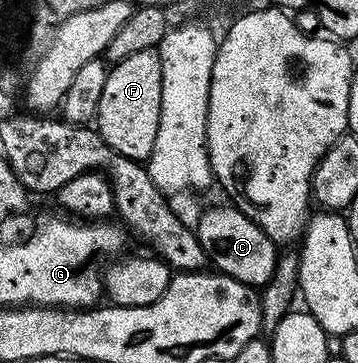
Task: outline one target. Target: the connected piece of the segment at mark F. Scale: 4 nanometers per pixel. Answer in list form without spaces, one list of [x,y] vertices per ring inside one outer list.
[[[157,49],[136,52],[136,56],[128,56],[128,60],[120,60],[109,67],[98,105],[96,129],[117,154],[141,163],[149,159],[160,128],[161,83]]]

